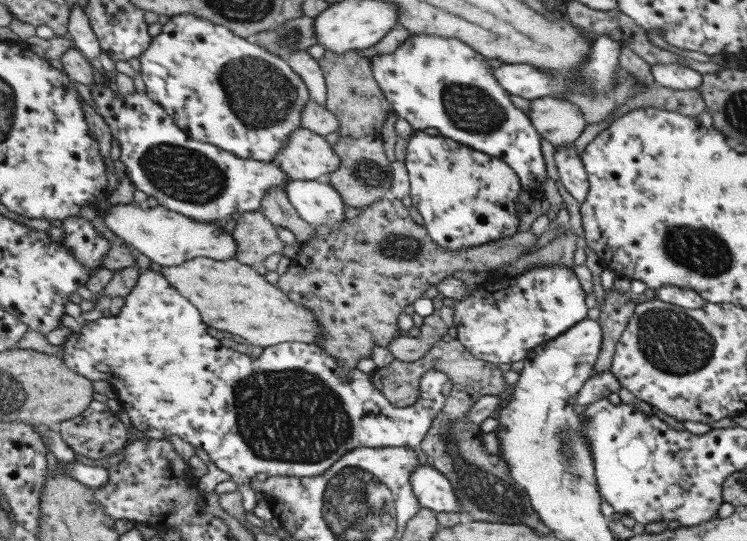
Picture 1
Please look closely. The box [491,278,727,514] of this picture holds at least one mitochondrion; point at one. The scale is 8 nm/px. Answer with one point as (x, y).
(673, 342)

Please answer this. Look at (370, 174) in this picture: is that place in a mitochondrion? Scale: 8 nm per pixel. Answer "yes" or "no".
yes

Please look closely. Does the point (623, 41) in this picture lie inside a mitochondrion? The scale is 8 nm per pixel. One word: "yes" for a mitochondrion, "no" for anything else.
no

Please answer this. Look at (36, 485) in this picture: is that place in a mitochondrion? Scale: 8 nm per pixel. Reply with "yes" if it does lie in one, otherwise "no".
no

